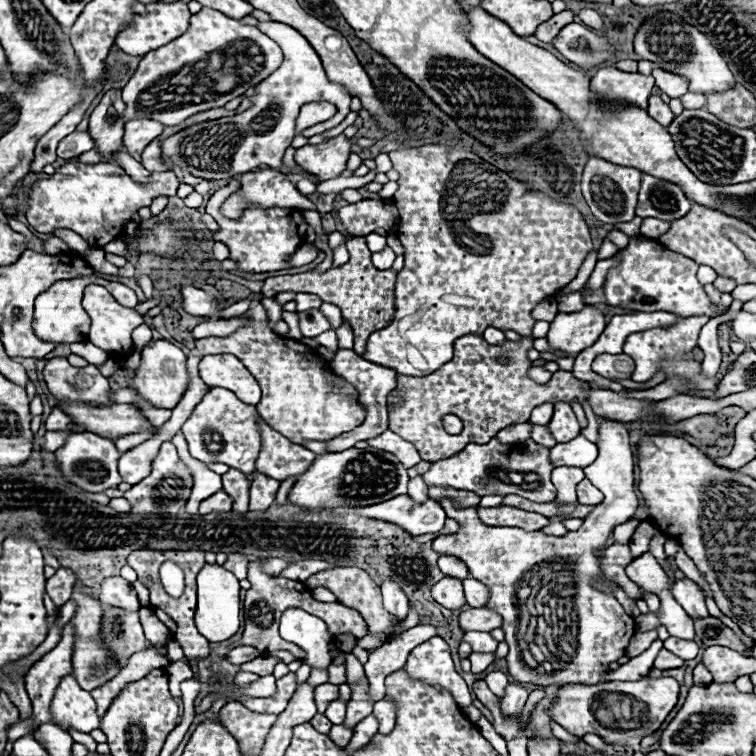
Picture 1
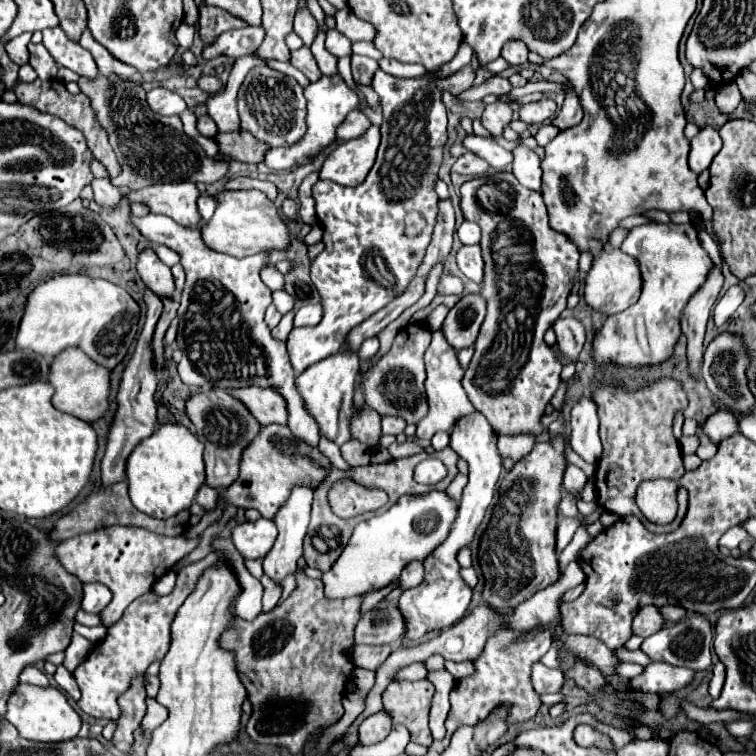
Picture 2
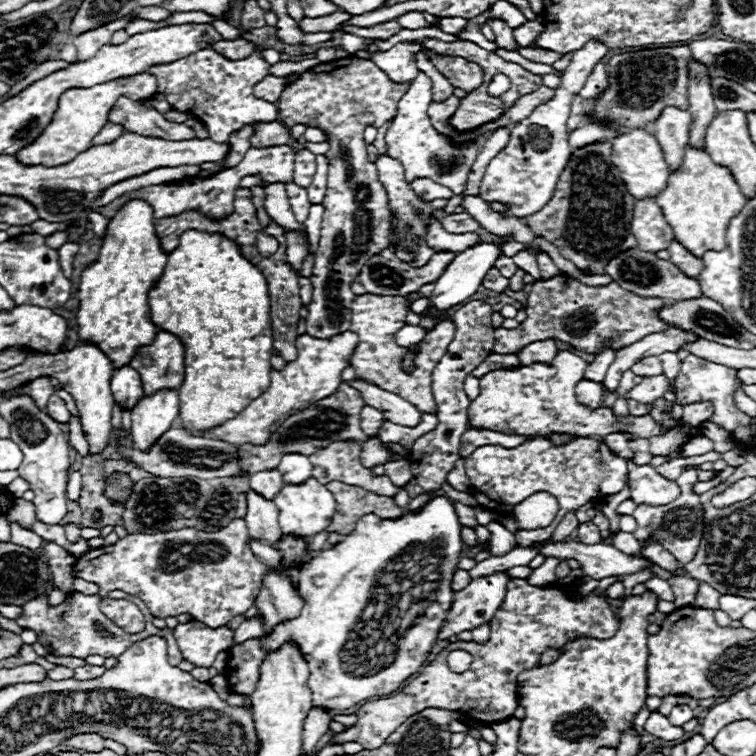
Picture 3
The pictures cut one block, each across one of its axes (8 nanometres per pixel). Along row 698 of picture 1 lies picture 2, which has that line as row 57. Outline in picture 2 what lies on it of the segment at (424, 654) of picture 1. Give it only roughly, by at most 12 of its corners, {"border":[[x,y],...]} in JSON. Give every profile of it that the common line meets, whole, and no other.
{"border":[[374,72],[382,142],[356,188],[312,188],[324,318],[298,374],[400,296],[430,244],[446,108],[432,78]]}

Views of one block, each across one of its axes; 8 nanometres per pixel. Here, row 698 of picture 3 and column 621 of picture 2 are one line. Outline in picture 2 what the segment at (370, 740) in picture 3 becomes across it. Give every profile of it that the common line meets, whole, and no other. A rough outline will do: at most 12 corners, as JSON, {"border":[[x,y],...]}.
{"border":[[660,378],[640,390],[596,382],[602,458],[598,504],[656,526],[634,498],[642,480],[684,474],[672,434],[688,406],[682,384]]}

